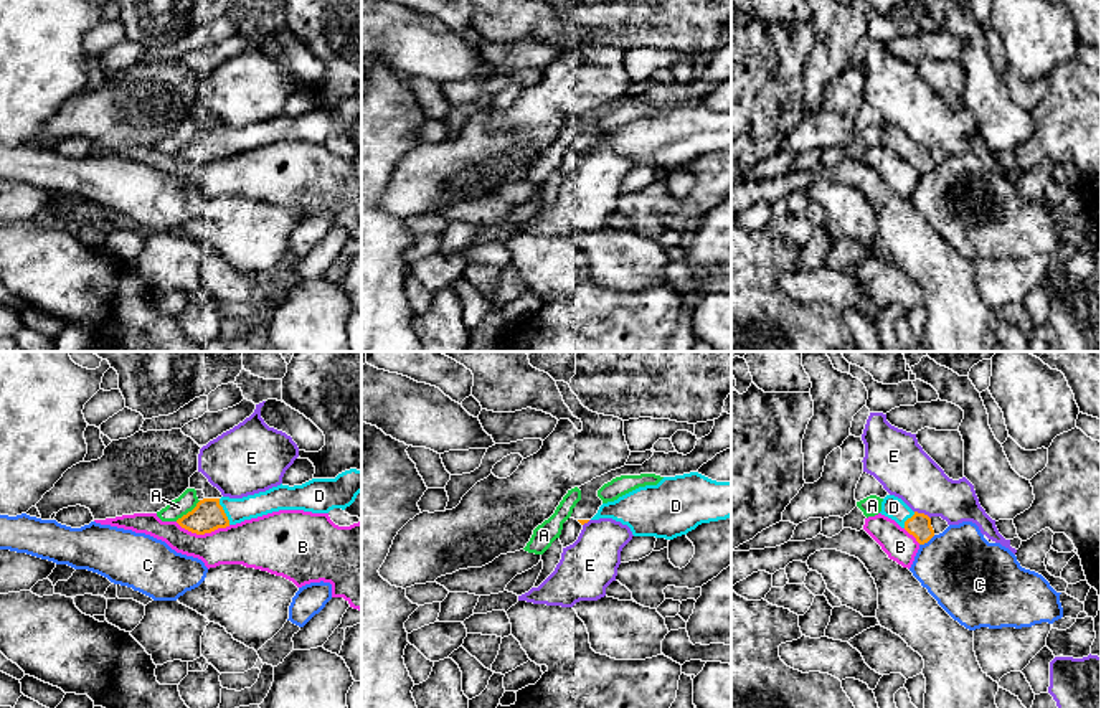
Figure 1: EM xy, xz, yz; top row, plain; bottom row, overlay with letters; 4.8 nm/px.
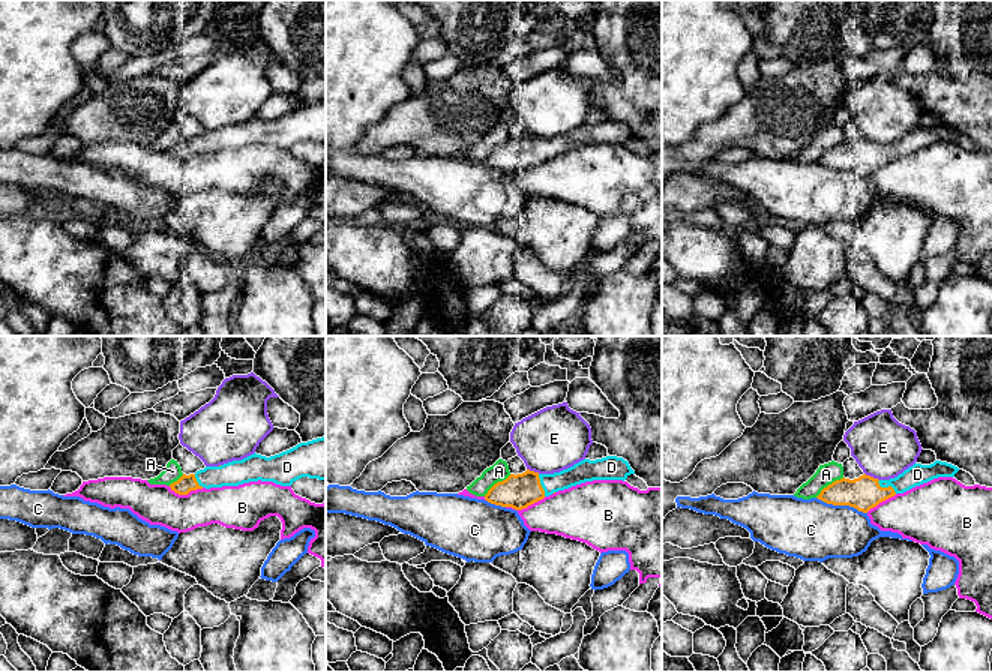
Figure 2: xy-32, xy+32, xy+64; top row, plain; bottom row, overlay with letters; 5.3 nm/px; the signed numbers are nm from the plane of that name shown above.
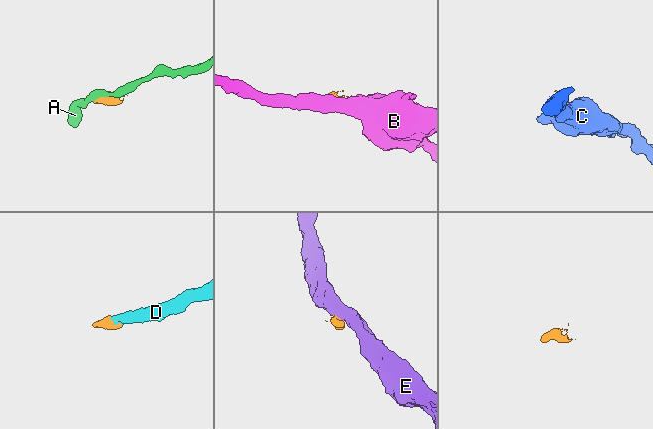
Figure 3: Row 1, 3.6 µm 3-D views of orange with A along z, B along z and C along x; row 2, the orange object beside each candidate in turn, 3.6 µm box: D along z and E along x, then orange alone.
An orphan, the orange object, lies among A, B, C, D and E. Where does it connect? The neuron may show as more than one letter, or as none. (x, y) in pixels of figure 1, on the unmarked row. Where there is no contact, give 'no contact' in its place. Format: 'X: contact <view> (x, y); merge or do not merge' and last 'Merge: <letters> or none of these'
A: contact xy (189, 142); do not merge
B: contact xy (203, 164); do not merge
C: contact yz (926, 172); do not merge
D: contact xy (223, 142); merge
E: contact yz (923, 144); do not merge
Merge: D

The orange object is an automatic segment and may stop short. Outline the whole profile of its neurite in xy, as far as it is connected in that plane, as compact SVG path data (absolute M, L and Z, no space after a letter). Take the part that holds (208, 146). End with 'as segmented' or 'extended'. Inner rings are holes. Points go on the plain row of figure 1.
M350 99L335 109L312 109L302 116L277 116L243 129L203 129L177 153L196 165L241 153L279 140L328 144L345 140L361 122L361 101Z; extended

